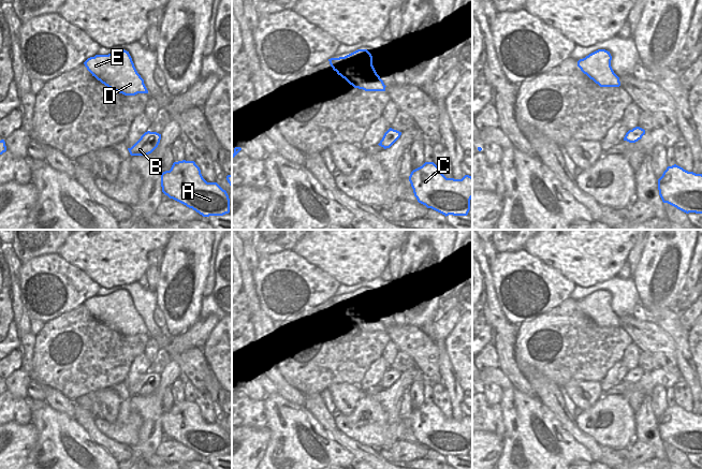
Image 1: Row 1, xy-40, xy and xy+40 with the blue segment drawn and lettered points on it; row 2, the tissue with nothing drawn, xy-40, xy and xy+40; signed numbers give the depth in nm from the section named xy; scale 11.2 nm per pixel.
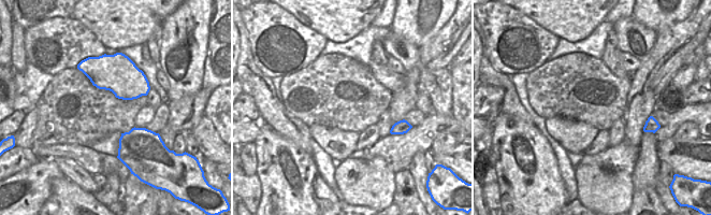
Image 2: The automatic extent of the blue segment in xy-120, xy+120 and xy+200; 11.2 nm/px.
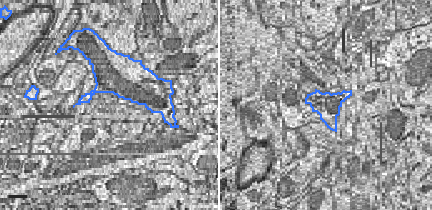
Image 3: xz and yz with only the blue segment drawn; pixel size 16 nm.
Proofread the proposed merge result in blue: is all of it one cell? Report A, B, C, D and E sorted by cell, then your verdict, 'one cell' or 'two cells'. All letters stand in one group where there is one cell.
A B C D E | one cell

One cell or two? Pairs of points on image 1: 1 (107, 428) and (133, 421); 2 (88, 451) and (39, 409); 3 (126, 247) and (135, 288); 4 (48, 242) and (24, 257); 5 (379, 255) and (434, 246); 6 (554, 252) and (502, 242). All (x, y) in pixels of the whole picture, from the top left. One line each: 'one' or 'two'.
1: one
2: one
3: two
4: one
5: two
6: two

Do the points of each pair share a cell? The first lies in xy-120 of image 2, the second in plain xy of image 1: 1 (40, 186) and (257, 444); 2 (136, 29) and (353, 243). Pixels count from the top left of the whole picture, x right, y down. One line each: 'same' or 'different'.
1: same
2: same

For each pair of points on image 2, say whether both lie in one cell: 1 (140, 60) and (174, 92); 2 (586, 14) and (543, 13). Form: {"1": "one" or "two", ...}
{"1": "two", "2": "one"}

